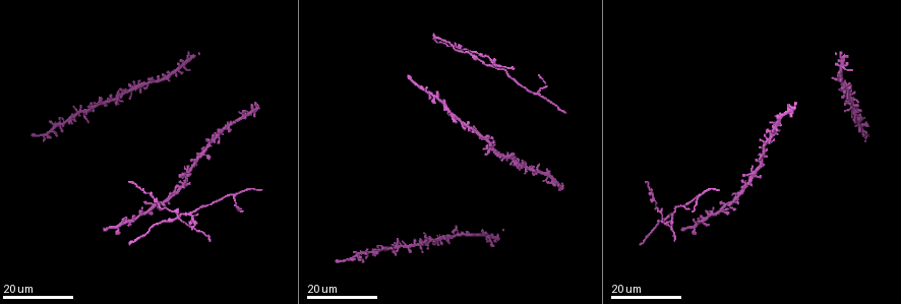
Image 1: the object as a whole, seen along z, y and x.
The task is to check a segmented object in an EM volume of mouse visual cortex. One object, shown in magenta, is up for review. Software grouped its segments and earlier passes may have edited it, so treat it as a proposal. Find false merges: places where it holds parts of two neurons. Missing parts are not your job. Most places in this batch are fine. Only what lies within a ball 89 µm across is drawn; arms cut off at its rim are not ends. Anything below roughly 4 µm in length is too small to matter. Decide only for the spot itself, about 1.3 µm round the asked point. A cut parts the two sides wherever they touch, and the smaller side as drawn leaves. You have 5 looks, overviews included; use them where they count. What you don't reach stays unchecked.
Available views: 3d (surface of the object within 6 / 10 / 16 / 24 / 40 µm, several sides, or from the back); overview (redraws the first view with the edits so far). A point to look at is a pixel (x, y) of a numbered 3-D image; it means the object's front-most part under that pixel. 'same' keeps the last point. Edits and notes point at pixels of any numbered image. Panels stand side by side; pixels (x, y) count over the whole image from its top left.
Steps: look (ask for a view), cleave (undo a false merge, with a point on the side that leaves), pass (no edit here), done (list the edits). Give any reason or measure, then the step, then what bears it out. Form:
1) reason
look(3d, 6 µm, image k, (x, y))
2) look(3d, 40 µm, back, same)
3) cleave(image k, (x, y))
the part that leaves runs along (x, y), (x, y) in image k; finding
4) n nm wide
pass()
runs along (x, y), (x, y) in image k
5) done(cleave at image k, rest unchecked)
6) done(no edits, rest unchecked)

look(3d, 24 µm, image 1, (702, 219))

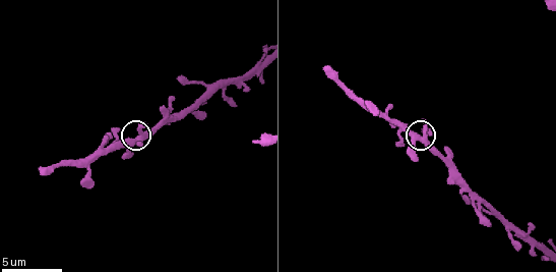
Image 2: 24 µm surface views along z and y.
zoom in
look(3d, 10 µm, image 2, (419, 137))

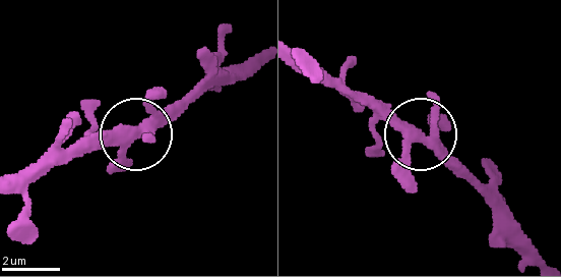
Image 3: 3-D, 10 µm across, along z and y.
350 nm wide
pass()
runs along (540, 256), (426, 139), (396, 128), (363, 97) in image 3; all the same neuron

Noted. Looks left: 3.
branch point
look(3d, 24 µm, image 1, (191, 213))

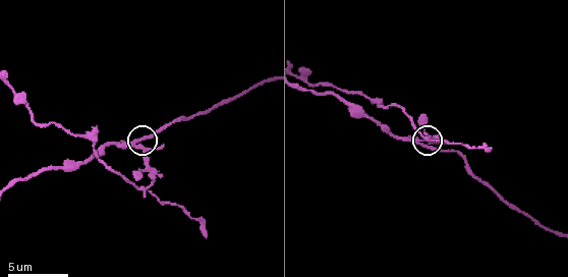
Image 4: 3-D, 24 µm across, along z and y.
zoom in
look(3d, 10 µm, image 4, (135, 142))

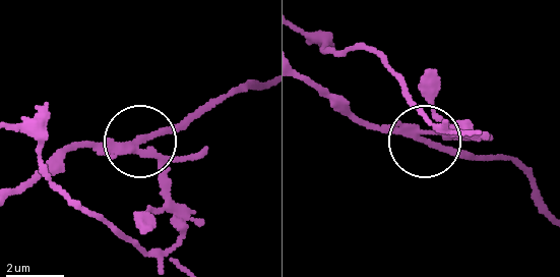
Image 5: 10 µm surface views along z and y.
cleave(image 5, (167, 164))
the part that leaves runs along (130, 152), (162, 166), (172, 244), (114, 232), (18, 132) in image 5; two neurons meet here

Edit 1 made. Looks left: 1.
done(cleave at image 5, rest unchecked)

